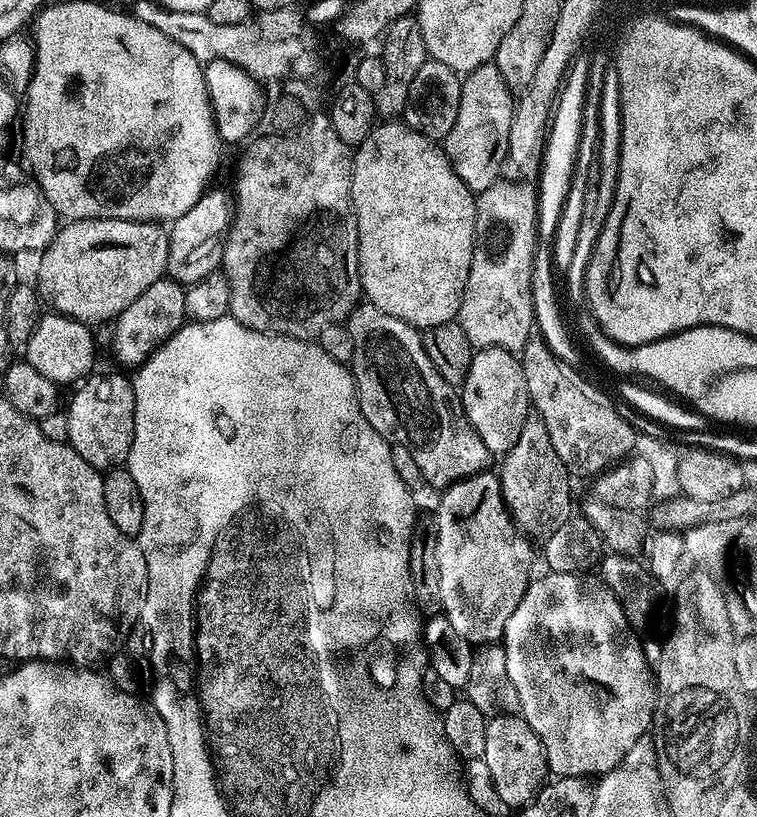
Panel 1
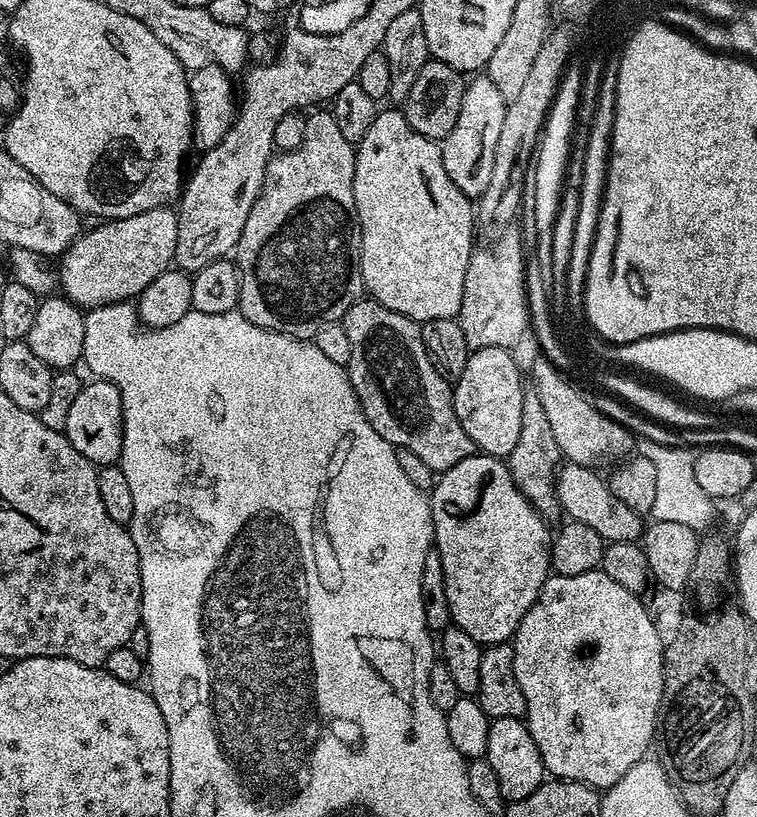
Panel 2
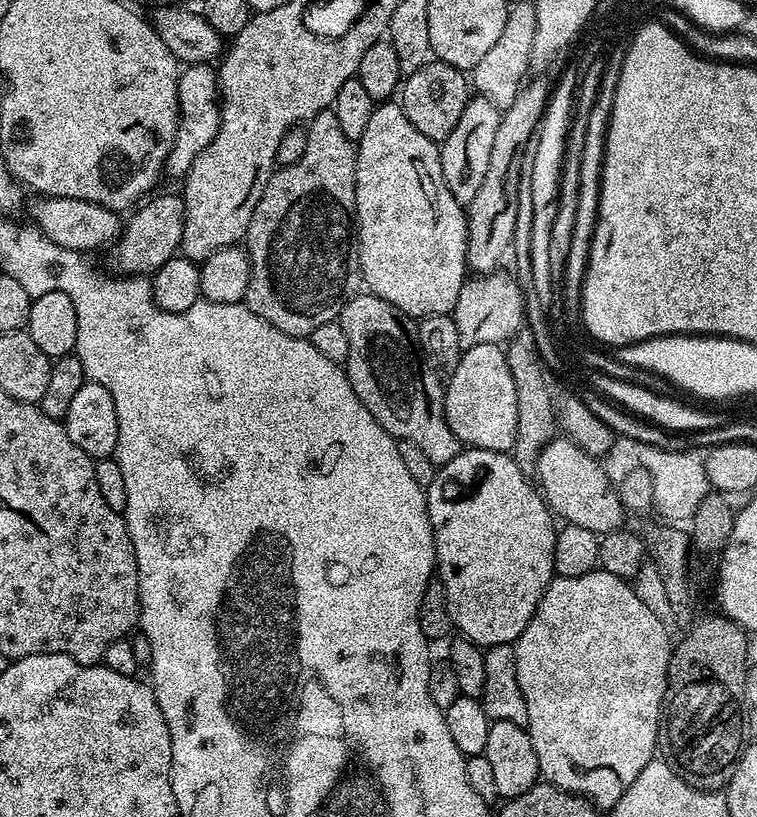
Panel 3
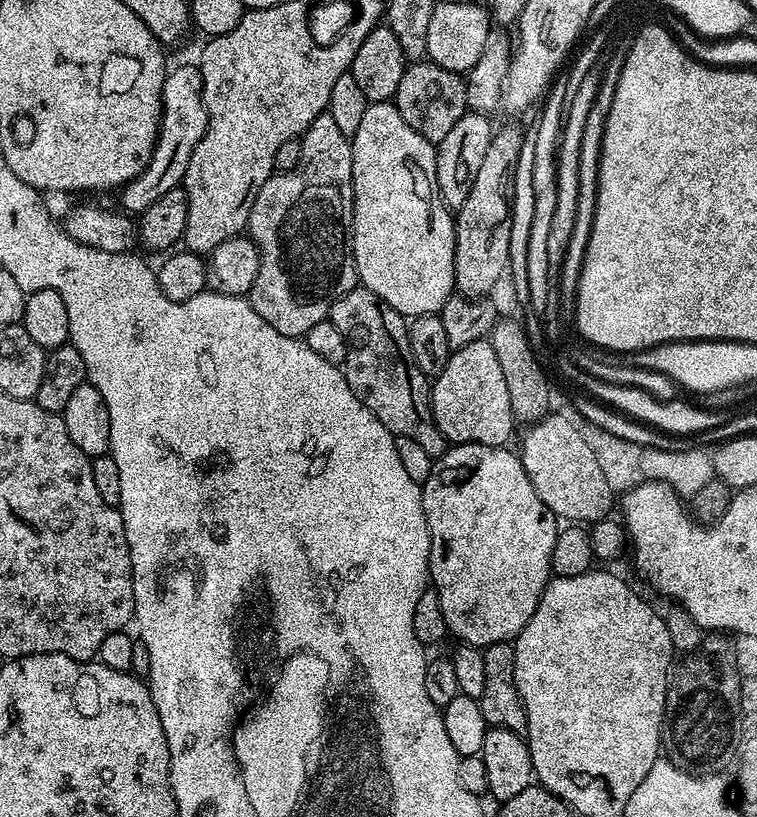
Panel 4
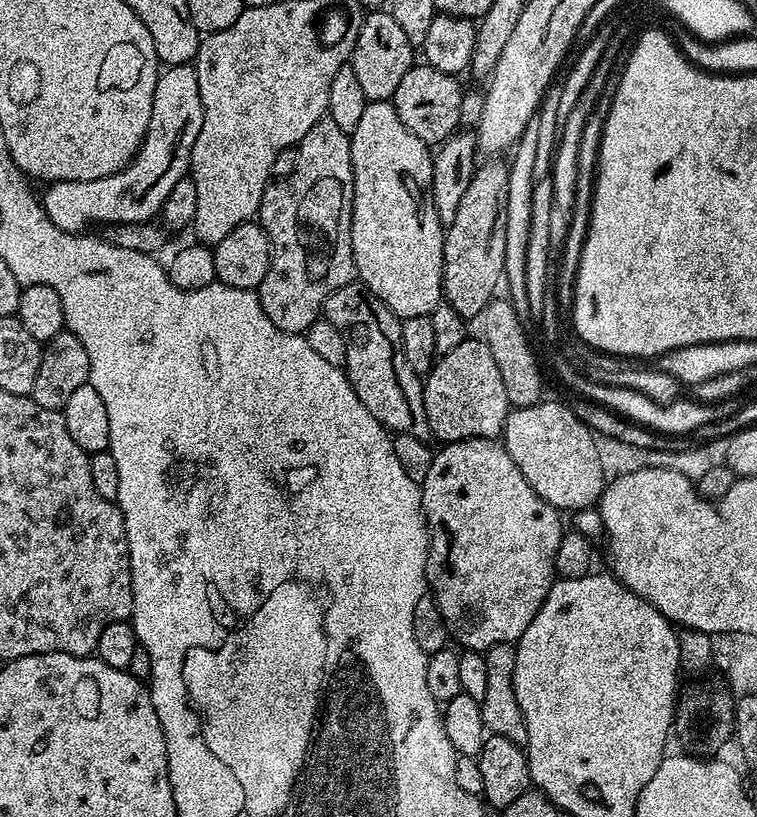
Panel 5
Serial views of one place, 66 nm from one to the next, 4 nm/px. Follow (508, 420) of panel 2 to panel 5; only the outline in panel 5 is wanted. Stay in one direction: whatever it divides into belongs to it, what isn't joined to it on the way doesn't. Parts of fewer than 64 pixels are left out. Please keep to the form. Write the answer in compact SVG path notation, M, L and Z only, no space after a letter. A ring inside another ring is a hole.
M466 338L437 359L424 380L424 405L426 422L430 422L437 441L491 440L503 433L510 405L506 386L502 386L502 373L484 339Z

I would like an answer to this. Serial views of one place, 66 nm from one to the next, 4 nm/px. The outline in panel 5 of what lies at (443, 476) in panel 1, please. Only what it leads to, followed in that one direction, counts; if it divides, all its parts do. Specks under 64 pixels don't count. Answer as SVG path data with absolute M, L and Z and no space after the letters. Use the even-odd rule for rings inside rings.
M359 282L334 290L334 294L326 298L322 316L341 332L346 341L344 368L362 406L366 406L366 410L370 410L370 414L374 414L389 433L401 432L431 441L433 434L430 422L426 422L424 405L424 380L410 370L410 362L406 362L406 354L402 350L401 317L395 316L368 287Z

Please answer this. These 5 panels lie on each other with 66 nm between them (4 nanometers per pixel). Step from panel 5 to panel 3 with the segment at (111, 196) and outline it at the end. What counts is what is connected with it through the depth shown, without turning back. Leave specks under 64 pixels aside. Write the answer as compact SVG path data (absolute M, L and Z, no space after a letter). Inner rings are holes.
M211 63L189 64L181 71L177 84L178 110L180 121L176 127L176 137L168 155L167 175L183 178L187 176L194 158L214 142L220 125L220 102L218 99L218 72Z

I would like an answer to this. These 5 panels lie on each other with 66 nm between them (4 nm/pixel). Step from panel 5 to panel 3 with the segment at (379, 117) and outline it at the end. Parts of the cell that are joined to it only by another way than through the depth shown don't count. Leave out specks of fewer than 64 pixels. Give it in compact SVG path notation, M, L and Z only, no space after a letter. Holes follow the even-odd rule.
M380 102L373 107L366 131L356 144L354 239L358 245L360 275L373 296L390 302L390 306L409 318L447 316L455 308L469 271L466 208L450 194L450 186L442 178L437 141L418 134L396 102Z

